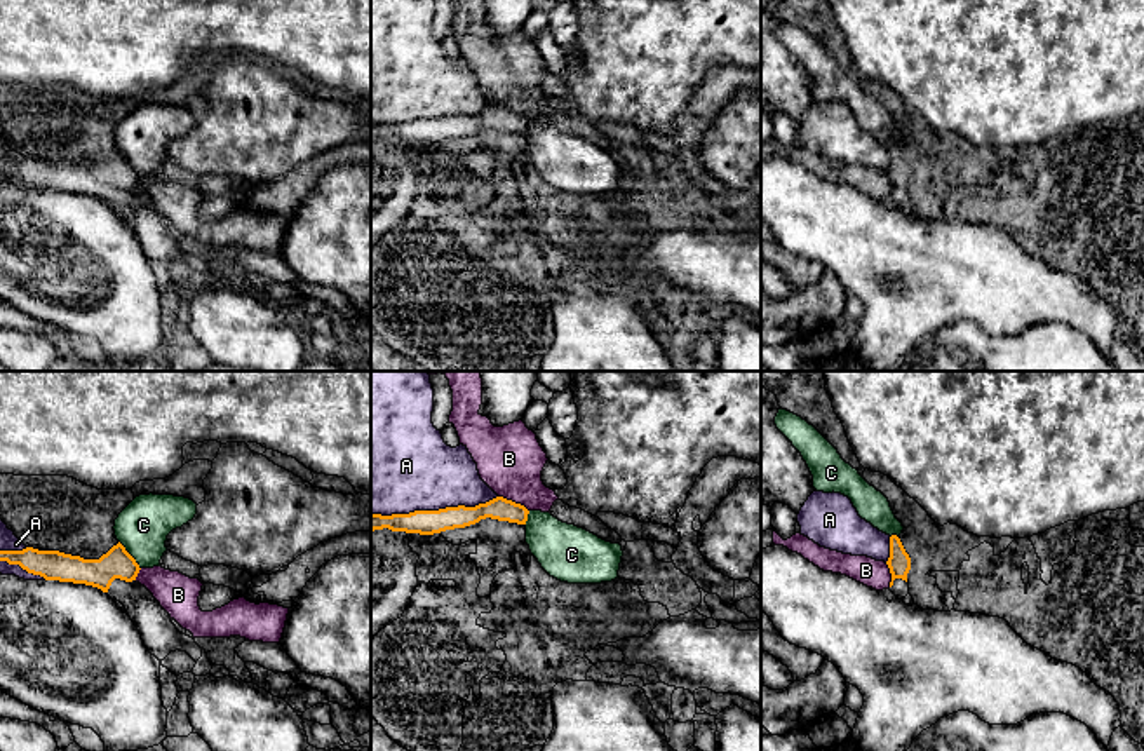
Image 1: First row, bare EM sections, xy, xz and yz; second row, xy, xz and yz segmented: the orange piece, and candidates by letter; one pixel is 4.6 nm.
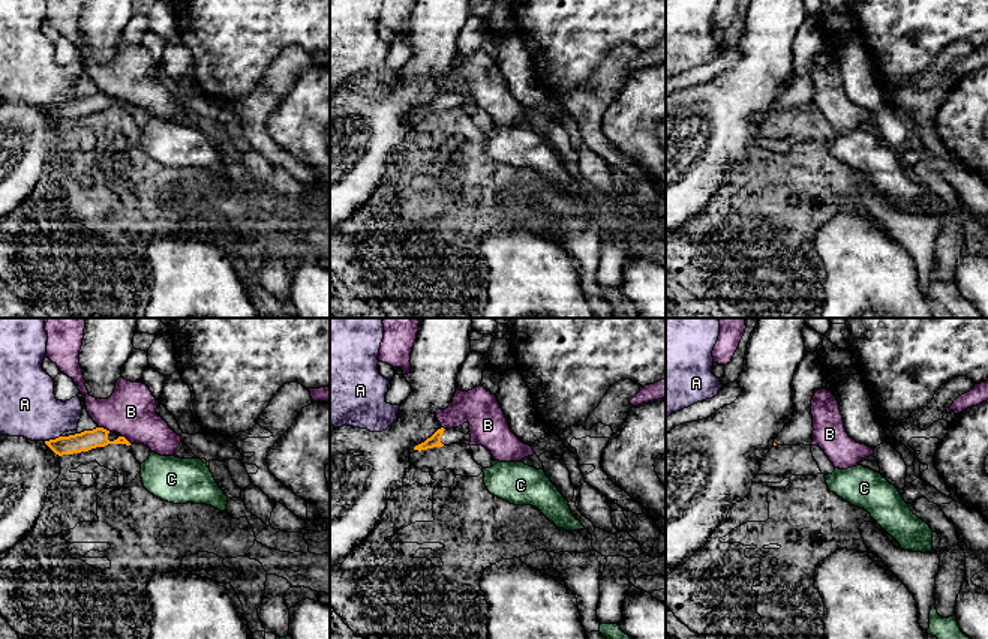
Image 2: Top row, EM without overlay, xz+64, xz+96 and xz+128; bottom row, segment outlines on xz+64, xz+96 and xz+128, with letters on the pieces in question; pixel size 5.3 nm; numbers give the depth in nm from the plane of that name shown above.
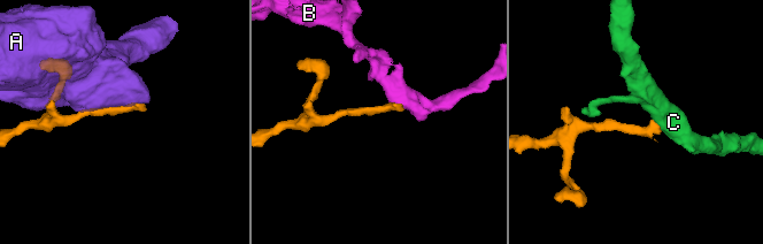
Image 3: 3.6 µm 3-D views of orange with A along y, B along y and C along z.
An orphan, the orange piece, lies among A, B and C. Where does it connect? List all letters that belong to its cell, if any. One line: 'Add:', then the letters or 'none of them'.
Add: none of them

